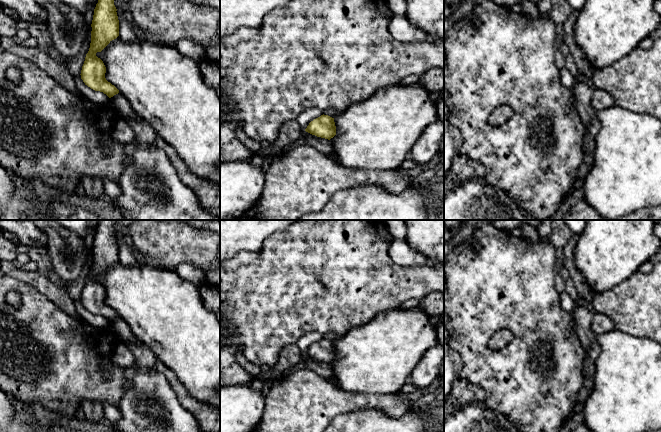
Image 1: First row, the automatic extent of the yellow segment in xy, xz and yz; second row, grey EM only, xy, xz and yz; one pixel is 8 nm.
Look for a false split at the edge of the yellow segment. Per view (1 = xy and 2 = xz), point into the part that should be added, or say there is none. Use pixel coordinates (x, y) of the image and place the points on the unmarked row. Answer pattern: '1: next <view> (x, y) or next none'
1: next none
2: next none

